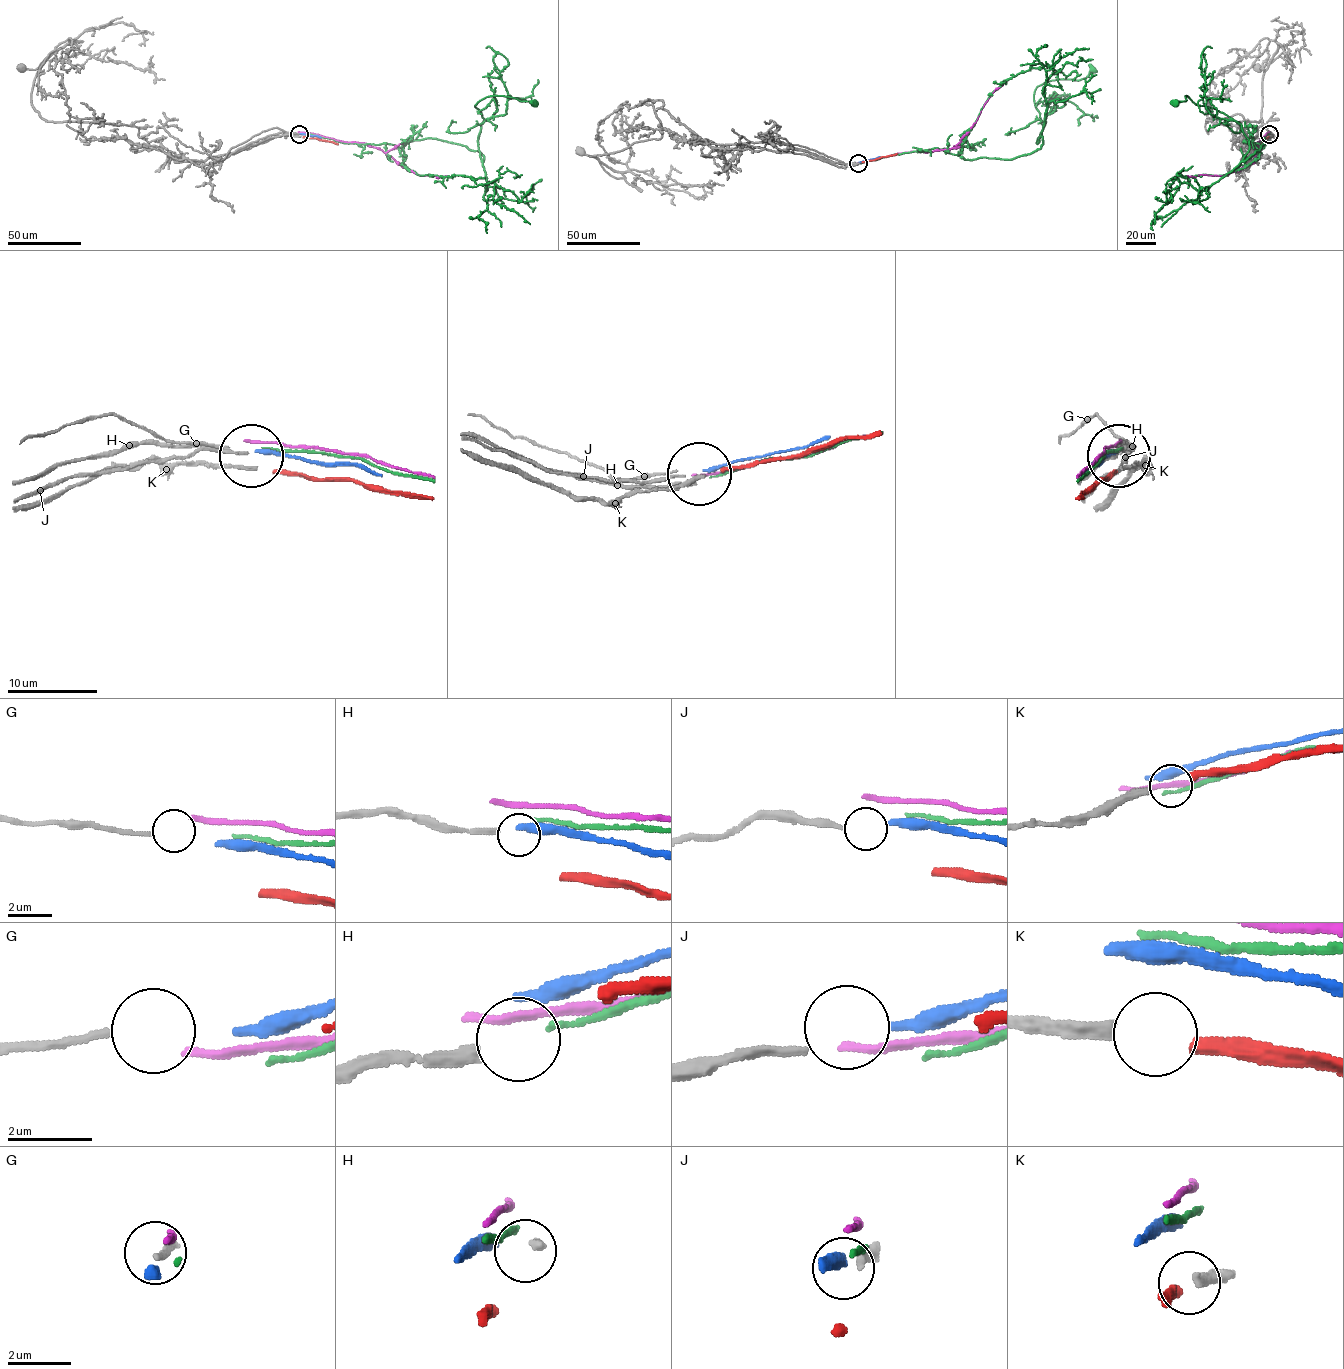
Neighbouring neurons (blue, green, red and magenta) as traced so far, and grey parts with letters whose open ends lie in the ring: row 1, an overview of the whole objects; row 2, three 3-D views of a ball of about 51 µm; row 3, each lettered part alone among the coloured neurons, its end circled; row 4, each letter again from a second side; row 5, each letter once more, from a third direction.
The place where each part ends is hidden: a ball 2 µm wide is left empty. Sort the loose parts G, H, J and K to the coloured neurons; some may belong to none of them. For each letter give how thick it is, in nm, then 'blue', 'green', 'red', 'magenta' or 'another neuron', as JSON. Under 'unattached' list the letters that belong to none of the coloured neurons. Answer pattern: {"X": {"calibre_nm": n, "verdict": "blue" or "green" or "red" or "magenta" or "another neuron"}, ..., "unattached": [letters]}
{"G": {"calibre_nm": 170, "verdict": "another neuron"}, "H": {"calibre_nm": 320, "verdict": "another neuron"}, "J": {"calibre_nm": 200, "verdict": "blue"}, "K": {"calibre_nm": 280, "verdict": "red"}, "unattached": ["G", "H"]}

